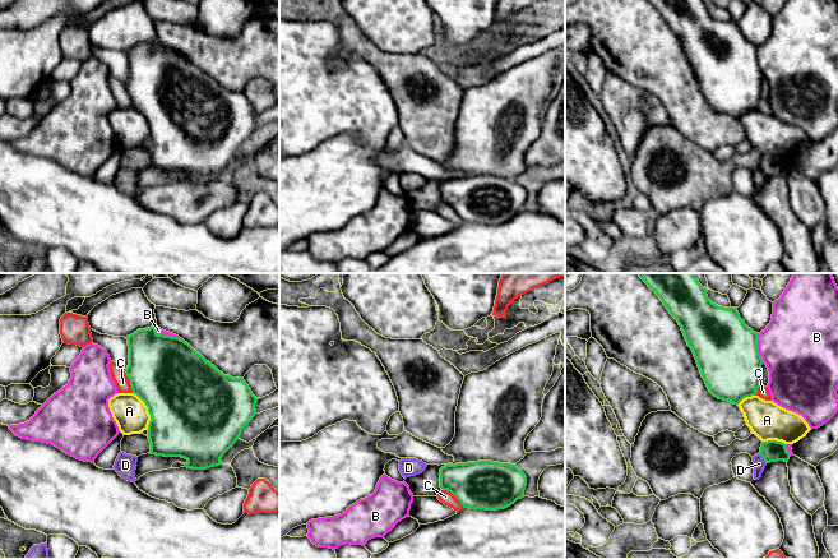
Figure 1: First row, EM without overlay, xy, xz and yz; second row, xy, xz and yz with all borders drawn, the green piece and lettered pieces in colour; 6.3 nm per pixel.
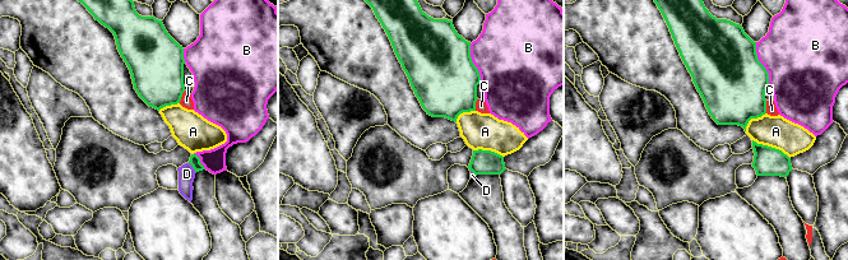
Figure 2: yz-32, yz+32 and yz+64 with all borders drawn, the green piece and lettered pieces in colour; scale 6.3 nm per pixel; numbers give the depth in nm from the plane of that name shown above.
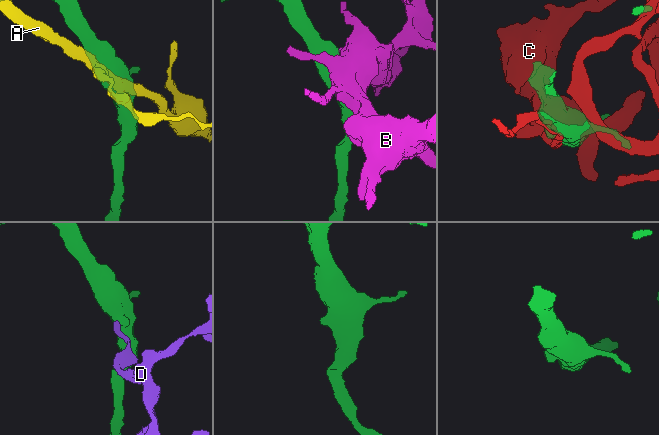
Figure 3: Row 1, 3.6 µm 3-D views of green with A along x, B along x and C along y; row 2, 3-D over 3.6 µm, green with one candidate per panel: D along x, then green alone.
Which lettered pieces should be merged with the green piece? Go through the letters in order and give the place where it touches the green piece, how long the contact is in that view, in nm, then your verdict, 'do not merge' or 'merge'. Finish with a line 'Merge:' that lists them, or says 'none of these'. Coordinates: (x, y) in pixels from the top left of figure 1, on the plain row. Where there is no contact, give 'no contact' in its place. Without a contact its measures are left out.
A: xy (148, 124) | 260 nm | do not merge
B: yz (757, 61) | 190 nm | do not merge
C: xz (453, 208) | 180 nm | do not merge
D: yz (763, 172) | 90 nm | do not merge
Merge: none of these

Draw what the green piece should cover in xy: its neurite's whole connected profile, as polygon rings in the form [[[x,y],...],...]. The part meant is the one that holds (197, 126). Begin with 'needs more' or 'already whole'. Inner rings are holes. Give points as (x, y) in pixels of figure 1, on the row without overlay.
already whole; [[[157,40],[138,43],[128,50],[129,79],[125,84],[133,107],[148,121],[151,135],[148,139],[149,168],[163,171],[181,171],[187,176],[184,181],[207,184],[223,179],[221,172],[240,152],[242,143],[256,129],[256,112],[244,92],[232,92],[221,87],[207,75],[187,56],[177,51],[158,48]]]

